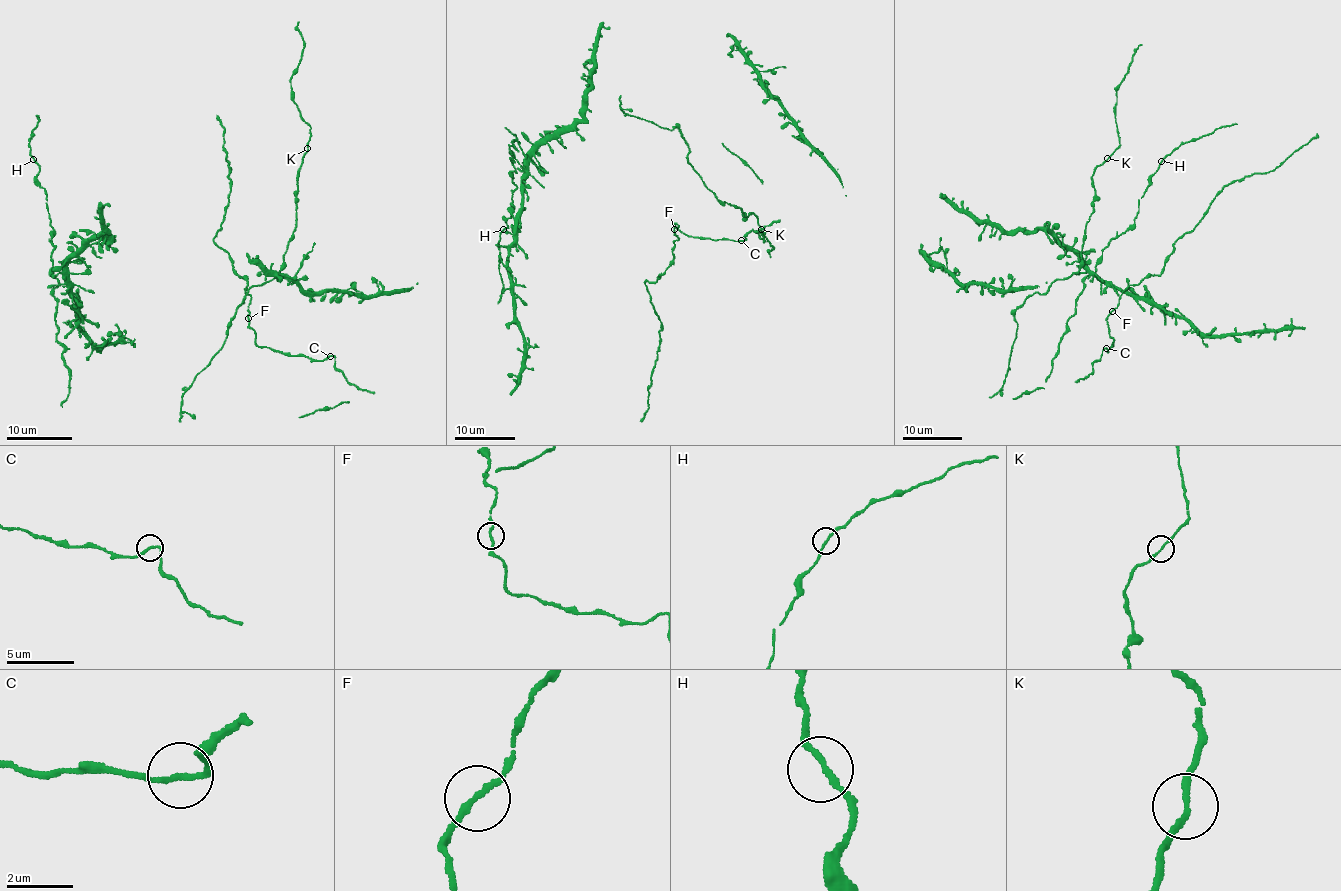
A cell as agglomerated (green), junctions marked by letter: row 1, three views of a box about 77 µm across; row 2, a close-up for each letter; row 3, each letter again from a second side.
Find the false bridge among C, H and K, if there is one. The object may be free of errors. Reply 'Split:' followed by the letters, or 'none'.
Split: none

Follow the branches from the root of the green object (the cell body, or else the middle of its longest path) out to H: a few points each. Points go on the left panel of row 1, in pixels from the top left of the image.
H: (55, 308), (53, 293), (57, 280), (51, 275), (53, 227), (46, 193), (37, 180), (39, 166), (33, 159)

